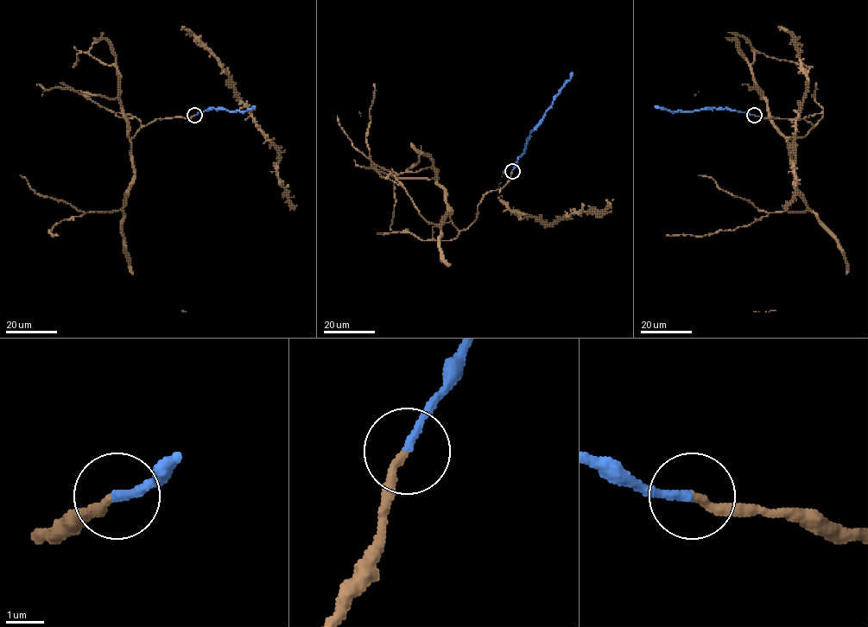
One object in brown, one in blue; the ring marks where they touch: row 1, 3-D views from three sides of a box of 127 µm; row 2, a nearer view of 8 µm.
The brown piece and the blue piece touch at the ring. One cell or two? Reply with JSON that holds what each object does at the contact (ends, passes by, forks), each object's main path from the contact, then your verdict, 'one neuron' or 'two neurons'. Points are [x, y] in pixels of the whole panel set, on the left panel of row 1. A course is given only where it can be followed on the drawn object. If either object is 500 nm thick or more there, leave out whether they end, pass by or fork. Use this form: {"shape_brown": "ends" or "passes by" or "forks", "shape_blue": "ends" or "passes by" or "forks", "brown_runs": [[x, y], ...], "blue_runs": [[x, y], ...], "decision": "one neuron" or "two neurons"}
{"shape_brown": "ends", "shape_blue": "ends", "brown_runs": [[195, 115], [157, 118], [142, 126], [130, 139], [134, 182], [121, 210], [65, 219], [48, 230], [56, 235]], "blue_runs": [[195, 115], [208, 109], [234, 111], [253, 107]], "decision": "one neuron"}

